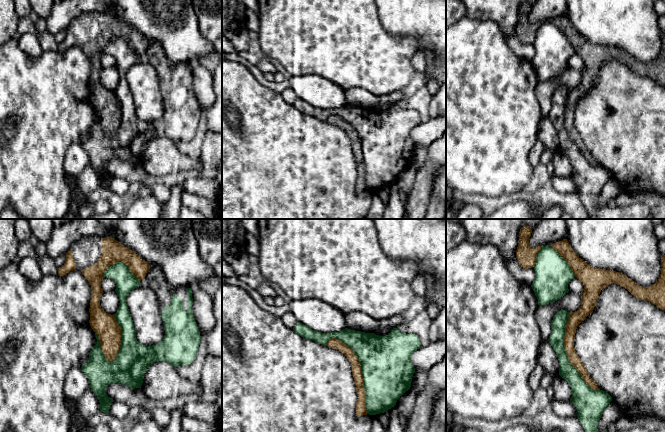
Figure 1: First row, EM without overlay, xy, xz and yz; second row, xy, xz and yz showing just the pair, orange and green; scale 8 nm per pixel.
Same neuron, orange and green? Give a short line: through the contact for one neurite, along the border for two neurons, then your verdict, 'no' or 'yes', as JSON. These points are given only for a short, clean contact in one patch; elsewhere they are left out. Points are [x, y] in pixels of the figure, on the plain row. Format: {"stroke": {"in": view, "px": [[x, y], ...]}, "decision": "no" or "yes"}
{"decision": "no"}

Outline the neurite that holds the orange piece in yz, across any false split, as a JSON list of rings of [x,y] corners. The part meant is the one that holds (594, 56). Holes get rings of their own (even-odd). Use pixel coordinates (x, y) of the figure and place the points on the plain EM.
[[[567,15],[550,22],[566,36],[575,53],[584,61],[584,68],[580,71],[581,82],[570,90],[565,102],[565,128],[570,139],[578,146],[586,160],[593,166],[599,166],[575,127],[574,114],[577,102],[593,88],[601,66],[611,59],[616,59],[636,74],[650,77],[658,84],[665,86],[665,33],[661,31],[661,50],[658,57],[649,63],[642,63],[620,48],[591,43],[573,27]]]

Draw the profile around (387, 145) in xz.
[[[297,98],[293,106],[303,114],[313,116],[319,120],[326,121],[327,118],[336,114],[350,123],[360,138],[366,167],[366,186],[369,191],[387,188],[396,181],[397,176],[410,165],[415,144],[411,137],[412,130],[421,123],[420,115],[415,110],[406,110],[394,104],[388,111],[379,112],[374,109],[365,109],[345,104],[339,108],[322,109],[312,106],[308,102]]]

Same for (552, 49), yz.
[[[550,21],[538,27],[534,41],[535,55],[531,61],[538,81],[559,76],[569,68],[568,60],[575,53],[566,36]]]

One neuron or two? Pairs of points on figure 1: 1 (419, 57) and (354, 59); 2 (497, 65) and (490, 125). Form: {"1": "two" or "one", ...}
{"1": "two", "2": "one"}

